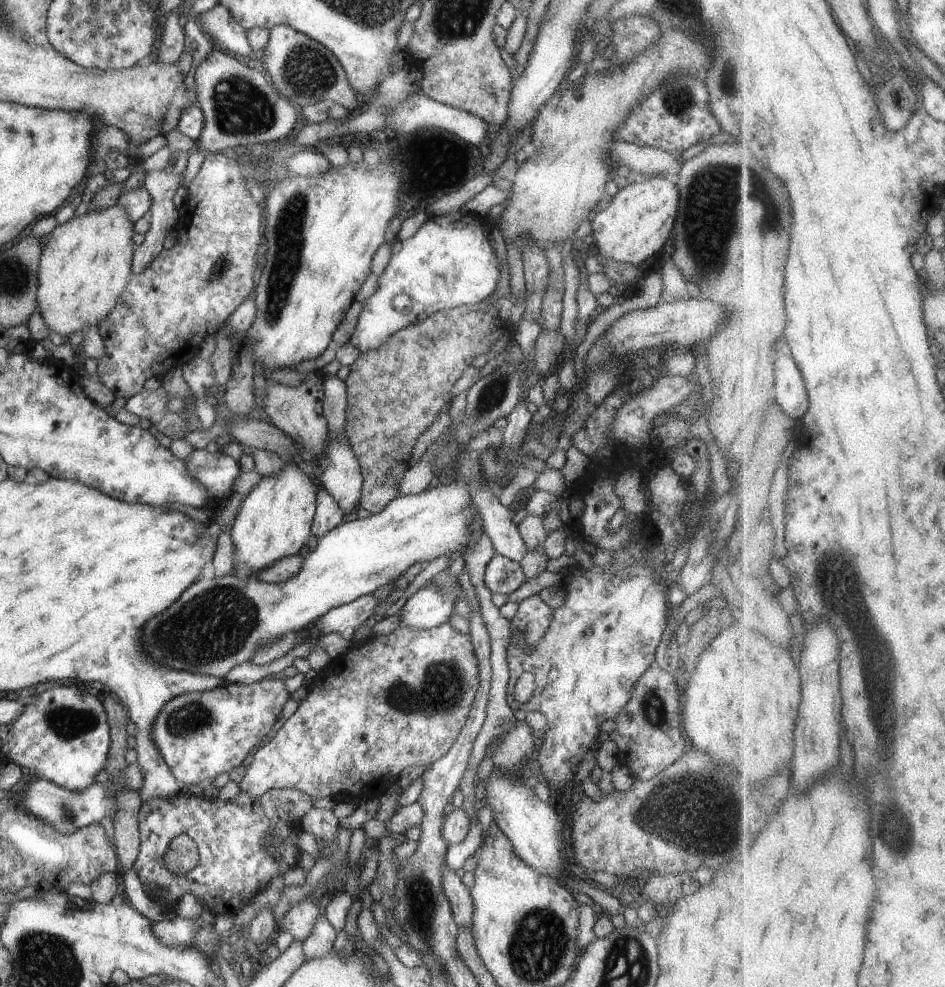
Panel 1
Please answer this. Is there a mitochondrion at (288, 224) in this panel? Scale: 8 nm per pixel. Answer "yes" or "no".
yes

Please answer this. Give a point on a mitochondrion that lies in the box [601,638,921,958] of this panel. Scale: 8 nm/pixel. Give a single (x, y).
(683, 807)

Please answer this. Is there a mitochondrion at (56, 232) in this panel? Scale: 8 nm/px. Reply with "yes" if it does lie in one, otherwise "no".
no

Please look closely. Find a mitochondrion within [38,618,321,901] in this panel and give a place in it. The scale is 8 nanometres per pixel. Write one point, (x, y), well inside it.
(66, 722)

